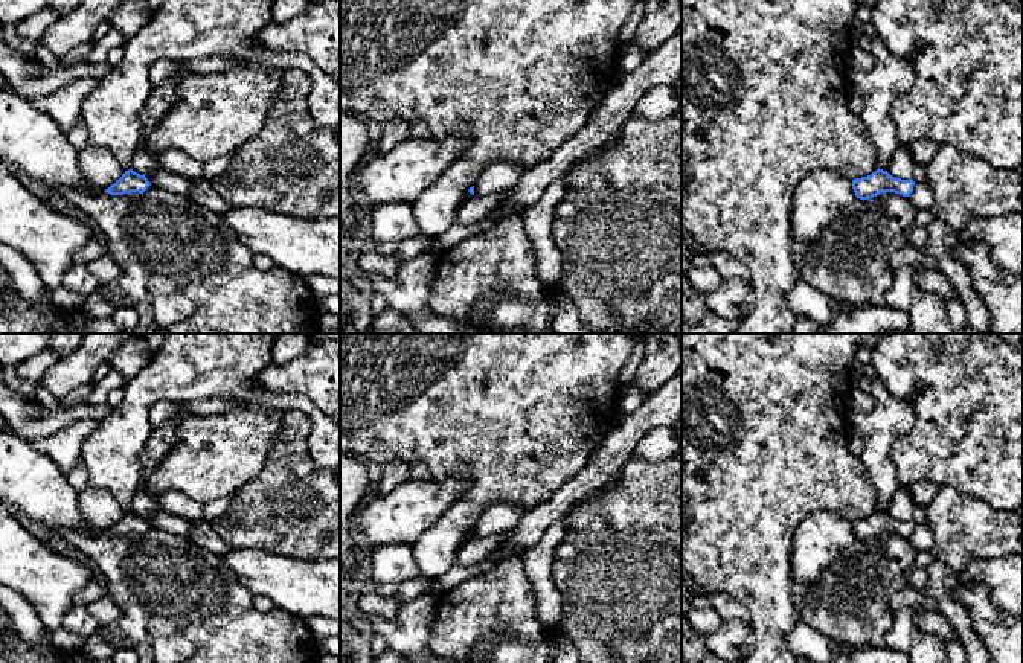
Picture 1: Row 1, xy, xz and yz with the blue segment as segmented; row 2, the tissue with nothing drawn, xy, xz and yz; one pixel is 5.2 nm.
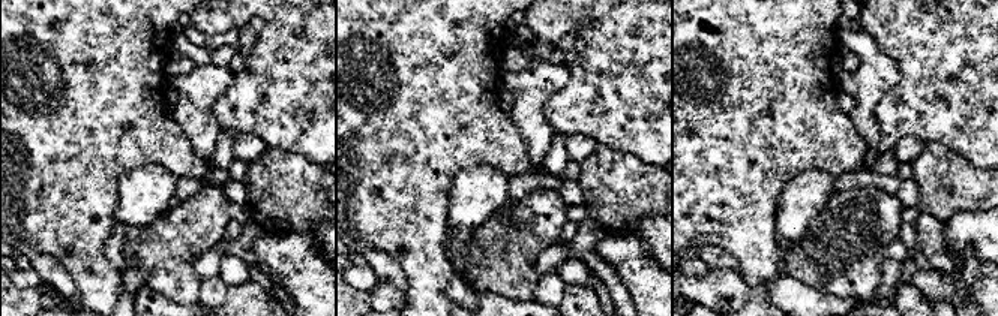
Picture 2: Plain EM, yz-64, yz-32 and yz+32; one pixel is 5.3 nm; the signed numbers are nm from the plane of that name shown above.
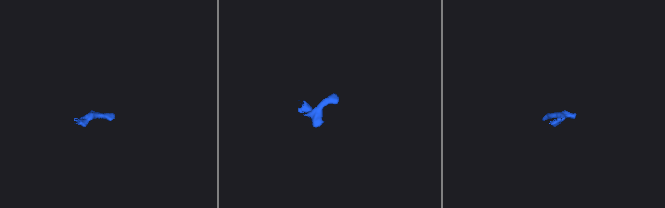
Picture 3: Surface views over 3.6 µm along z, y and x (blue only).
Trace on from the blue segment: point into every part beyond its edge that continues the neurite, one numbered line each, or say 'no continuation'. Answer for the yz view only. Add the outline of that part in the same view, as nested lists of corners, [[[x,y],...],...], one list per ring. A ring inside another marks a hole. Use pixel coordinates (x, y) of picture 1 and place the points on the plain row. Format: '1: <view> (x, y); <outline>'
no continuation

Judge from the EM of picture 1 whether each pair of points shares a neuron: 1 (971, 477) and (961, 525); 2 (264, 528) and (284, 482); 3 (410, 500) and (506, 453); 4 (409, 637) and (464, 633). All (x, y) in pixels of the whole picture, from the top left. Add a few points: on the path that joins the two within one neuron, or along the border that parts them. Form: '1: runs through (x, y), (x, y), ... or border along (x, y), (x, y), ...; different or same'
1: border along (942, 485), (952, 485), (1000, 509); different
2: runs through (273, 517), (284, 506), (284, 493); same
3: border along (430, 477), (441, 479), (465, 474), (470, 482); different
4: border along (439, 602), (426, 646); different

